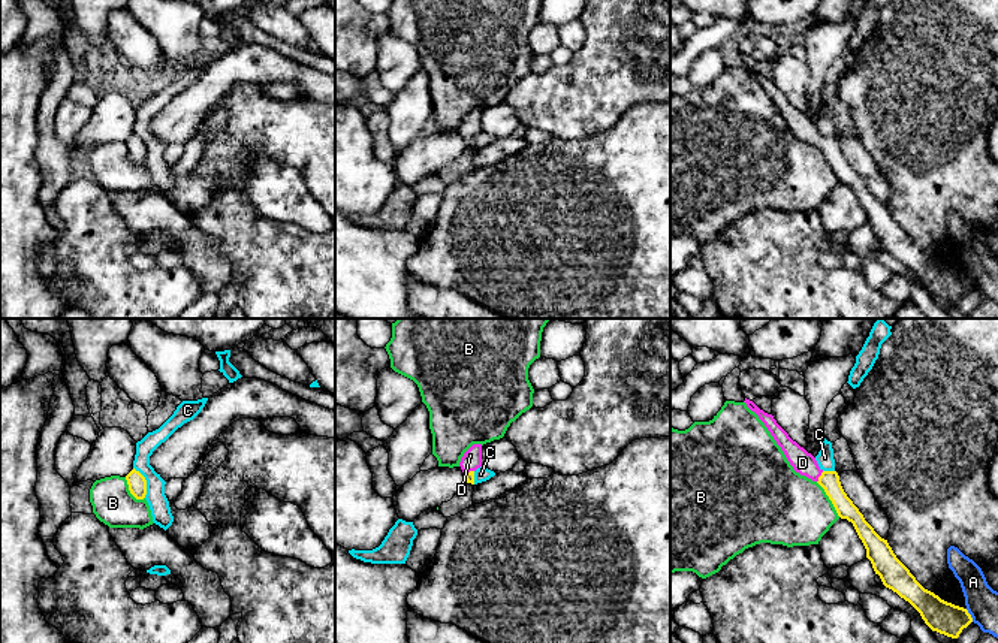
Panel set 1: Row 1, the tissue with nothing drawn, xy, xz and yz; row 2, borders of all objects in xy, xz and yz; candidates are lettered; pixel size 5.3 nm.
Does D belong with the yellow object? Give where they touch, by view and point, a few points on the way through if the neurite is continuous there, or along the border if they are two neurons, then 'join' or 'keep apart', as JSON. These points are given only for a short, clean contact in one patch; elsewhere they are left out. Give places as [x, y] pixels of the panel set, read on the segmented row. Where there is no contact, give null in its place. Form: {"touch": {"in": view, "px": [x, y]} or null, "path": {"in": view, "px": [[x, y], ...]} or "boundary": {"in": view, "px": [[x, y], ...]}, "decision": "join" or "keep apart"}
{"touch": {"in": "yz", "px": [819, 477]}, "path": {"in": "yz", "px": [[829, 480], [819, 477], [802, 462]]}, "decision": "join"}

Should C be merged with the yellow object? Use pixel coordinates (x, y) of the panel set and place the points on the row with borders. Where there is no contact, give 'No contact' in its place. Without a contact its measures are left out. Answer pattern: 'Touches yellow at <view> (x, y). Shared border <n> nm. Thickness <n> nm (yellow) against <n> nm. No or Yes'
Touches yellow at xy (145, 482). Shared border 180 nm. Thickness 100 nm (yellow) against 110 nm. No

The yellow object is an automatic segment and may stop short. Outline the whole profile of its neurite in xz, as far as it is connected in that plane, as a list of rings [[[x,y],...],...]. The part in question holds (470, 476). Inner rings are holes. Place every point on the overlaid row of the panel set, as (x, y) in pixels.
[[[473,444],[461,458],[459,467],[467,483],[474,484],[474,471],[482,467],[482,444]]]

